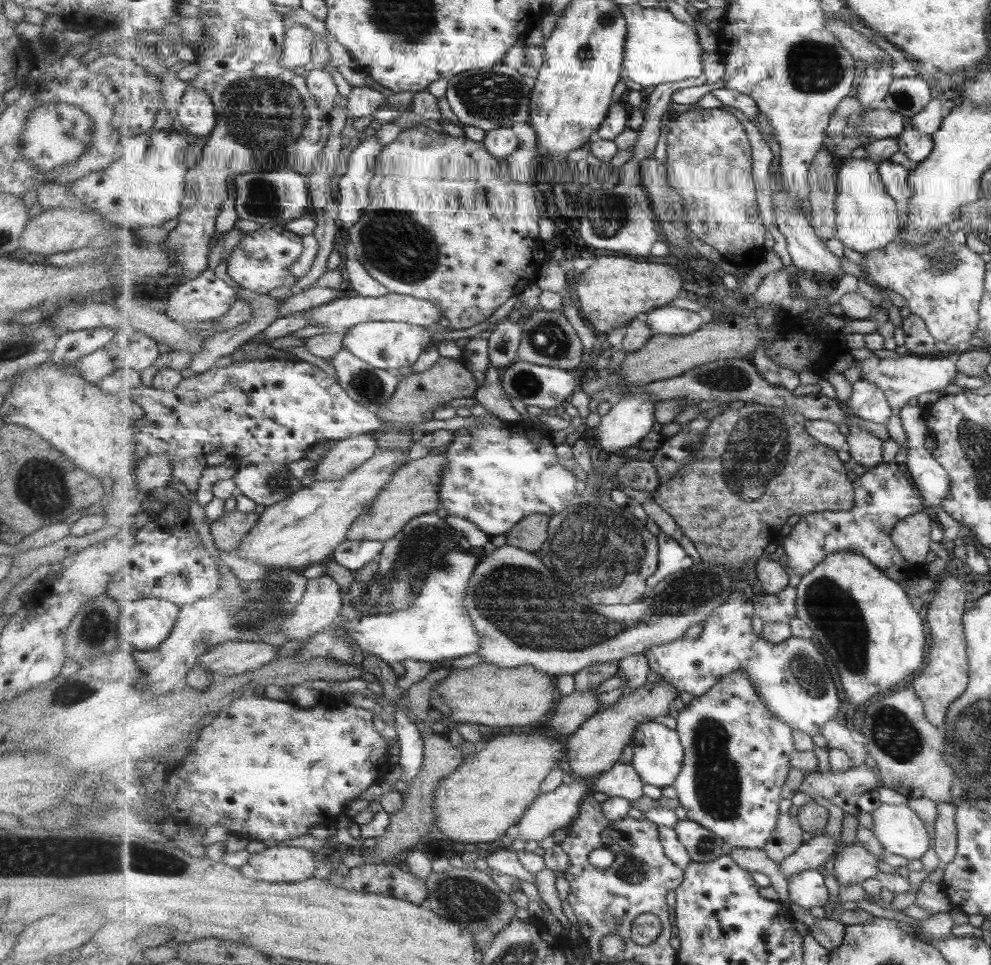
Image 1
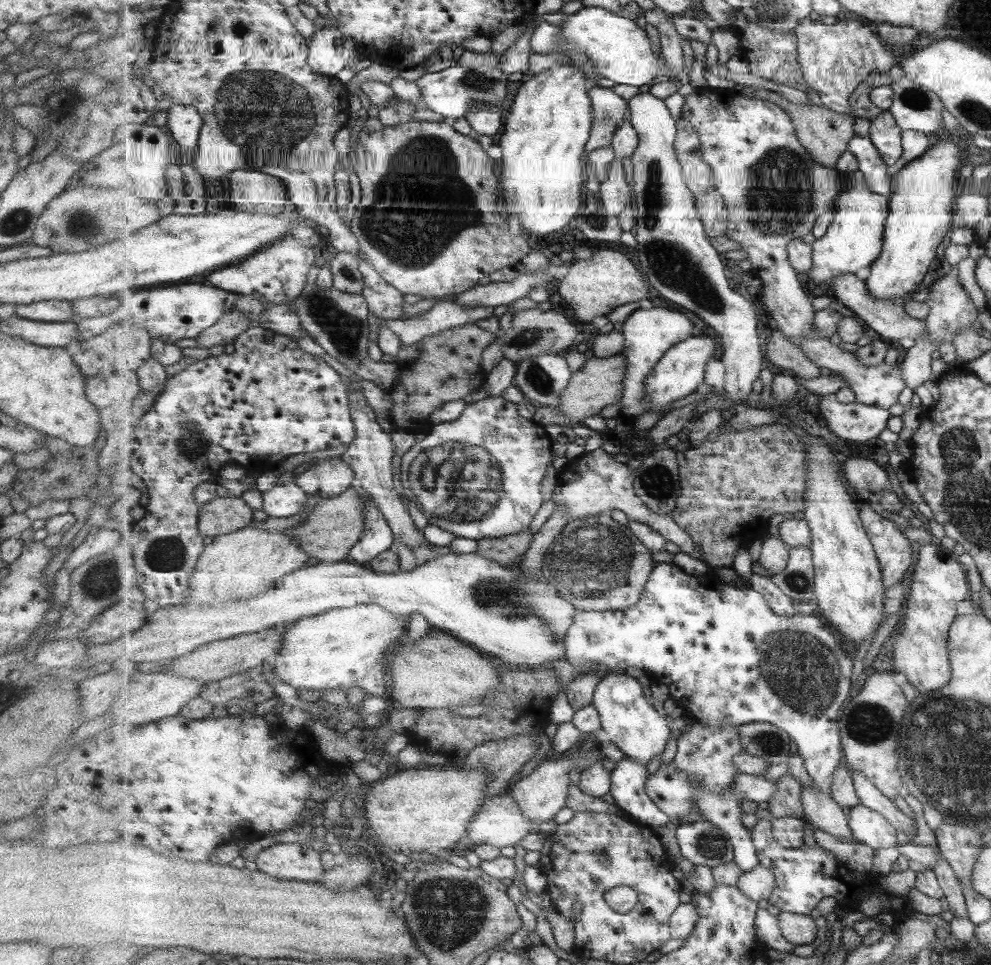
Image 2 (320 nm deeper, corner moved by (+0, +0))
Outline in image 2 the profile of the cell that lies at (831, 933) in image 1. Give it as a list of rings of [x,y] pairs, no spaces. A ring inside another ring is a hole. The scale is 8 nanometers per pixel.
[[[781,911],[777,920],[778,932],[789,942],[797,944],[811,944],[817,936],[817,924],[810,915],[800,915]]]

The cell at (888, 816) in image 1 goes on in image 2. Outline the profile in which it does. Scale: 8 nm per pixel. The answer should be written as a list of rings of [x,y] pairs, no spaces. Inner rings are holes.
[[[861,803],[848,810],[854,838],[874,849],[897,847],[897,829],[880,813]]]

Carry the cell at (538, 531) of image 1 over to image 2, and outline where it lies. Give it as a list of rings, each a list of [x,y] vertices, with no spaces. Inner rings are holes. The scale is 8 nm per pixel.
[[[528,529],[519,534],[484,538],[477,541],[478,547],[475,552],[499,564],[514,566],[518,558],[530,549],[533,537],[534,534]]]

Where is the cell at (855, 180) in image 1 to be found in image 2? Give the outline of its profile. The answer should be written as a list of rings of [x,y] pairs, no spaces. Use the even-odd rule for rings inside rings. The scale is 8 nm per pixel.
[[[866,186],[856,188],[849,191],[843,191],[839,199],[835,202],[834,220],[829,227],[827,234],[820,239],[816,239],[811,245],[813,247],[813,264],[814,269],[810,272],[810,277],[815,285],[829,285],[829,282],[837,281],[837,277],[855,272],[859,272],[861,268],[872,268],[872,264],[876,262],[884,247],[885,224],[890,214],[890,200],[886,196],[877,194]]]

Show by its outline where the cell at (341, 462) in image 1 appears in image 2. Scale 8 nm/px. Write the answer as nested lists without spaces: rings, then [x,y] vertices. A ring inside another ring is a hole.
[[[336,457],[318,461],[294,479],[305,492],[319,499],[339,496],[356,484],[351,465]]]

